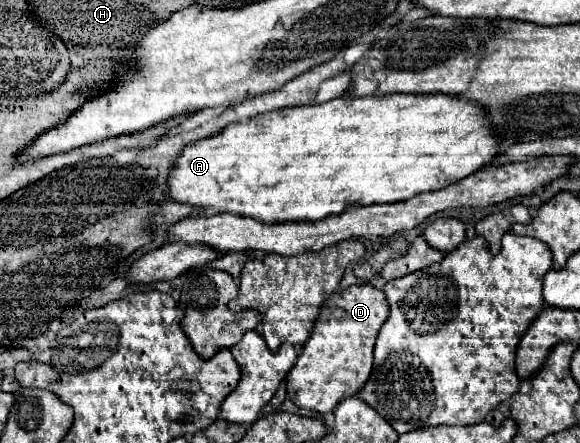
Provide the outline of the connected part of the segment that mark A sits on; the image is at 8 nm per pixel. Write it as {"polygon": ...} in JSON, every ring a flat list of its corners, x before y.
{"polygon":[[442,93,436,95,386,95,386,97,338,97,332,101,326,101,322,105,300,105,300,107,284,107,280,111,272,111,268,115,258,115,256,119,250,119,246,123,230,123,220,133,200,139,196,143,190,143,182,149,182,153,176,157,174,165,168,171,168,189,166,197,184,203,190,207,196,207,200,211,214,211,214,213,234,213,240,217,252,217,260,223,300,223,300,221,320,221,328,215,338,215,350,207,364,207,374,203,396,203,412,199,418,193,426,191,438,191,454,181,460,181,462,177,476,173,484,165,492,161,492,155,498,151,498,139,492,135,488,127,488,119,480,105,468,103,462,99,450,99]]}

